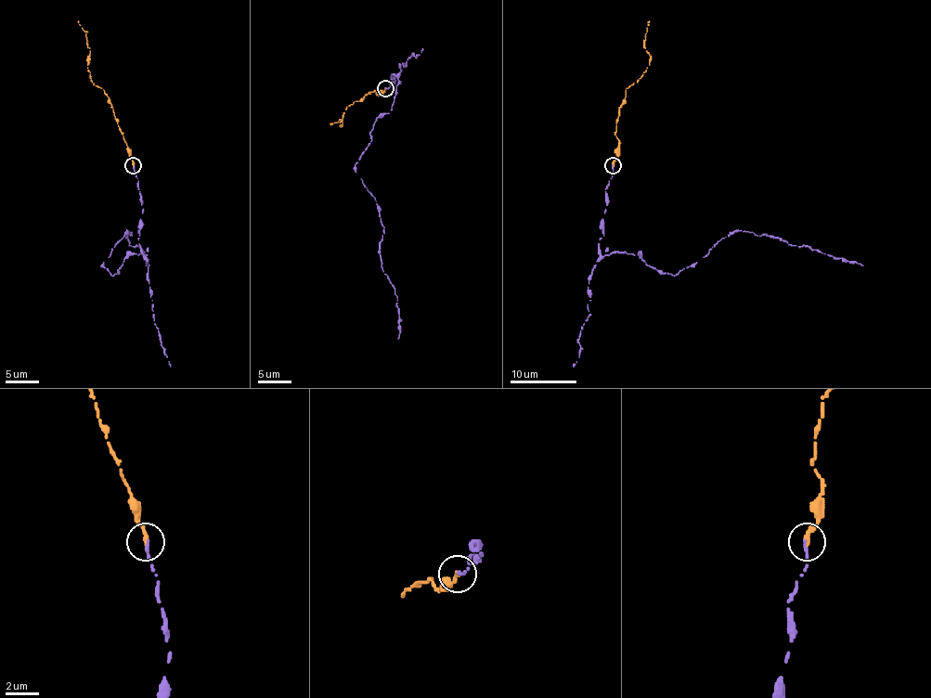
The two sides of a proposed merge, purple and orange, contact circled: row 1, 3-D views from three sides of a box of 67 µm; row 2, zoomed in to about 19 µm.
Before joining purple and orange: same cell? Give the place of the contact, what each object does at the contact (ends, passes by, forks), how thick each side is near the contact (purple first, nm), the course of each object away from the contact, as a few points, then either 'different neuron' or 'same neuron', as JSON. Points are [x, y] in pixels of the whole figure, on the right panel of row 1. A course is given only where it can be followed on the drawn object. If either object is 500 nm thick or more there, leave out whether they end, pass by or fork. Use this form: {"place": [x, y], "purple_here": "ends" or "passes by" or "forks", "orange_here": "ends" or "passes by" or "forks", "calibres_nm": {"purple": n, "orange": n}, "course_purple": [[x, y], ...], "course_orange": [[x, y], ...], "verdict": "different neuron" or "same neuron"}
{"place": [613, 165], "purple_here": "ends", "orange_here": "ends", "calibres_nm": {"purple": 190, "orange": 320}, "course_purple": [[613, 164], [602, 255], [638, 254], [674, 276], [722, 238], [748, 231], [862, 265]], "course_orange": [[613, 164], [619, 147], [615, 123], [626, 88], [647, 69], [651, 56], [644, 40], [649, 20]], "verdict": "same neuron"}

